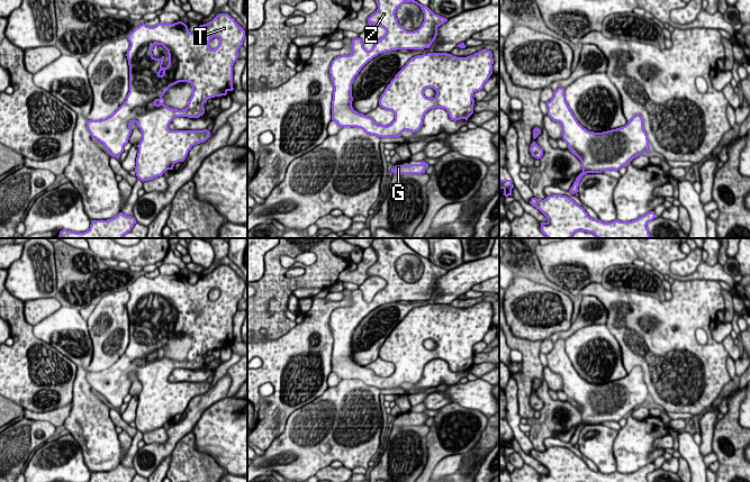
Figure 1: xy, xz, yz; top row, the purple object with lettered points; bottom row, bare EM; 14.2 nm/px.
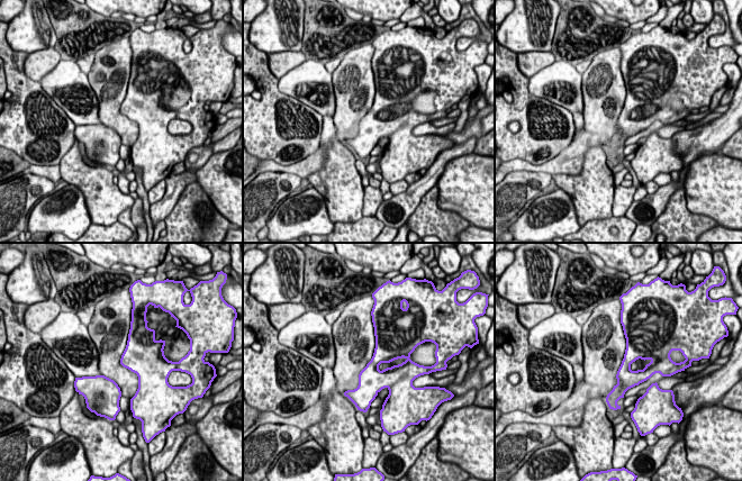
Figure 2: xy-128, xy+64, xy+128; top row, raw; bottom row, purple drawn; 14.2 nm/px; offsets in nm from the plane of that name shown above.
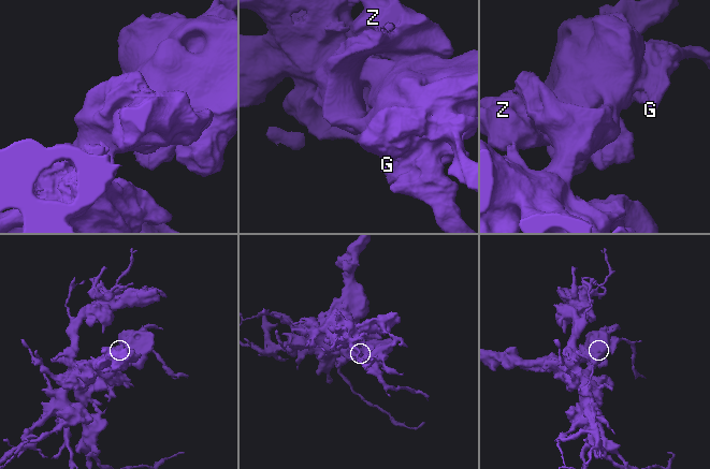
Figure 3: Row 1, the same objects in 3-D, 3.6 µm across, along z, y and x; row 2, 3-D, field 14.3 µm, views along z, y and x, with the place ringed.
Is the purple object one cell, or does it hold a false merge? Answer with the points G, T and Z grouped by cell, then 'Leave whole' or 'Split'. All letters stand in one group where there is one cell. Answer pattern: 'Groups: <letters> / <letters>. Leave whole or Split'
Groups: G T Z. Leave whole

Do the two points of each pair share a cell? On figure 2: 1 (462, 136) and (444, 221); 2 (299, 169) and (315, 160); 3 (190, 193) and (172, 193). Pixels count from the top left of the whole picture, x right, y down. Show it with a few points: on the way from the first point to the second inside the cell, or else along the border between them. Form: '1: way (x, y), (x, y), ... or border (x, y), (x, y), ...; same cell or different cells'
1: border (477, 137), (470, 137), (454, 145); different cells
2: way (302, 169), (311, 163); same cell
3: border (196, 181), (191, 182), (183, 190), (168, 216); different cells

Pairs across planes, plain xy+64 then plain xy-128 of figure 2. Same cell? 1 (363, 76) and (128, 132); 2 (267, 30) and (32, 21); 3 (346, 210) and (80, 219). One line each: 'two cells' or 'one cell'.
1: one cell
2: one cell
3: two cells

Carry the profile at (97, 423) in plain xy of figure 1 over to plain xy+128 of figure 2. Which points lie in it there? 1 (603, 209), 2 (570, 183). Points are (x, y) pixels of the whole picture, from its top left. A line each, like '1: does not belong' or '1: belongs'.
1: belongs
2: belongs

